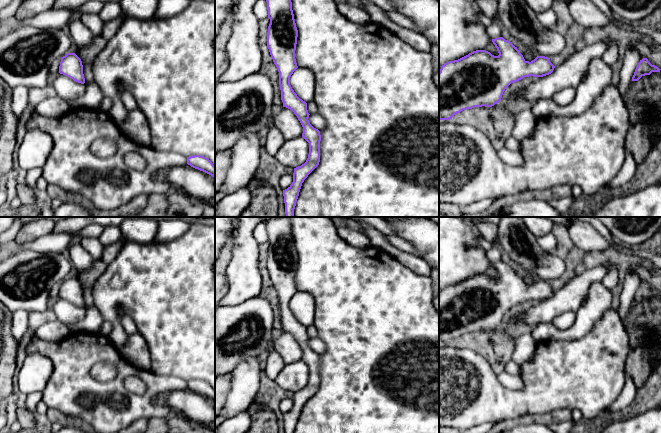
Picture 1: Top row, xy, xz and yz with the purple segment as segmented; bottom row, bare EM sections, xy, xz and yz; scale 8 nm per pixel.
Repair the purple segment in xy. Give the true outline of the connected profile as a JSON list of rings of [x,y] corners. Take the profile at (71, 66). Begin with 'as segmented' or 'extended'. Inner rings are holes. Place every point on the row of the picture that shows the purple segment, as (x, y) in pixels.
as segmented | [[[69,52],[61,58],[59,73],[78,83],[85,83],[82,61],[75,53]]]

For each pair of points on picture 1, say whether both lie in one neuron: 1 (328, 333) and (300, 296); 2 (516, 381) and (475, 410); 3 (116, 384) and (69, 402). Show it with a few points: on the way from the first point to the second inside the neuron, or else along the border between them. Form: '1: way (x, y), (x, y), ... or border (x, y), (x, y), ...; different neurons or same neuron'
1: border (308, 292), (314, 299), (314, 323); different neurons
2: border (496, 375), (508, 388), (523, 387); different neurons
3: way (104, 390), (79, 390); same neuron

